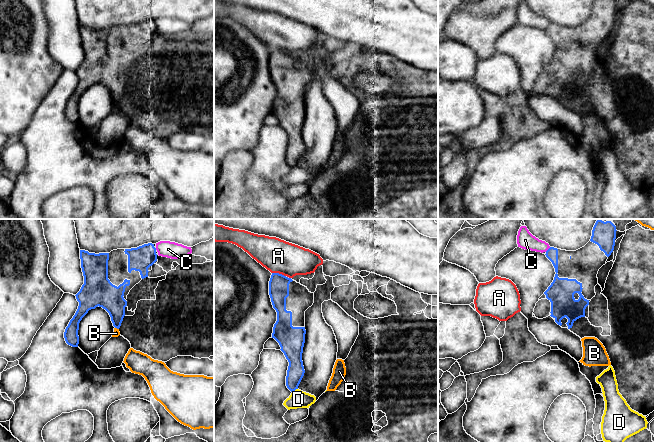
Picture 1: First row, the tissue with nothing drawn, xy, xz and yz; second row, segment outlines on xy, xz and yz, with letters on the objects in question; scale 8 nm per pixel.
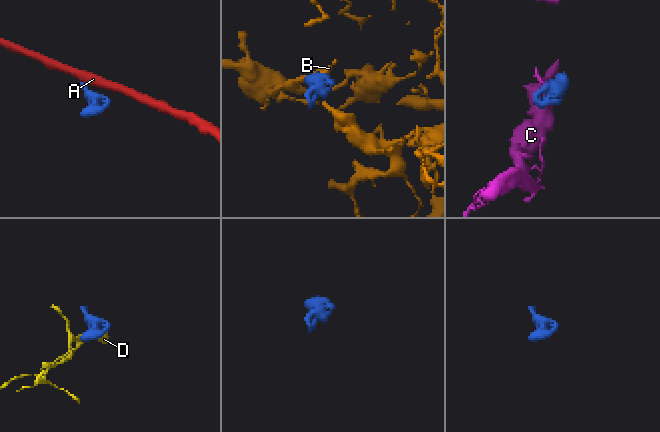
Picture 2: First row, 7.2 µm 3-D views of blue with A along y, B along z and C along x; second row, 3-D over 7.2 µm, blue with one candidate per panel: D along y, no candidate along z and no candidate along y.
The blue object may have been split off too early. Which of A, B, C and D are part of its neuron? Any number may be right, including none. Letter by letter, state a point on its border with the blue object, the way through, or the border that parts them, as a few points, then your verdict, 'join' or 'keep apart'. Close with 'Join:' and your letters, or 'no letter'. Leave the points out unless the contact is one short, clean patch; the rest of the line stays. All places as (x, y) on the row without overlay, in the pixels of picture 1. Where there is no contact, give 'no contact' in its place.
A: meets blue in xz at (278, 49); border along xz (272, 48), (278, 48), (285, 52); keep apart
B: meets blue in xy at (117, 104); border along xy (115, 103), (118, 105); keep apart
C: meets blue in yz at (548, 25); keep apart
D: meets blue in xz at (294, 166); keep apart
Join: no letter

